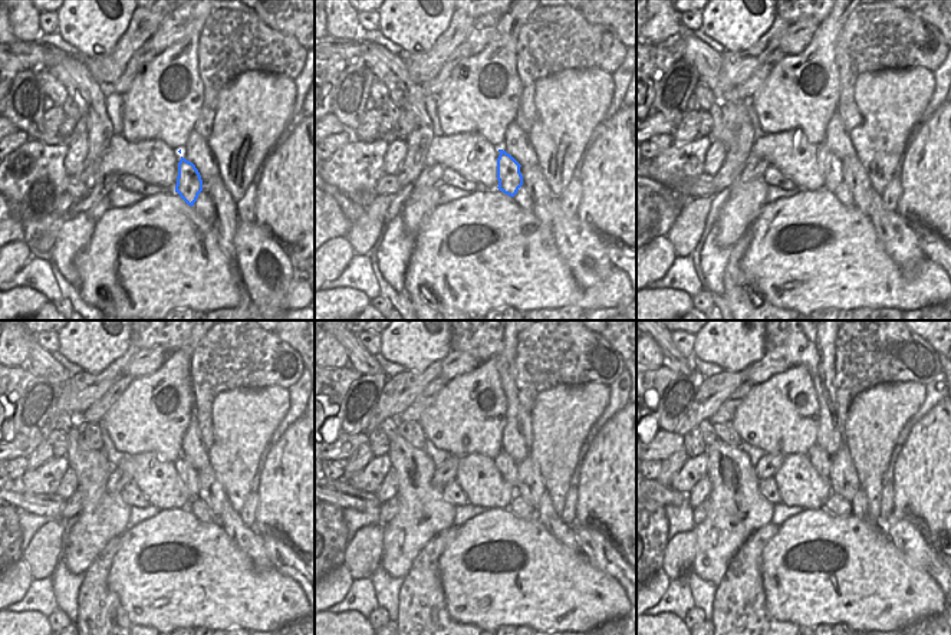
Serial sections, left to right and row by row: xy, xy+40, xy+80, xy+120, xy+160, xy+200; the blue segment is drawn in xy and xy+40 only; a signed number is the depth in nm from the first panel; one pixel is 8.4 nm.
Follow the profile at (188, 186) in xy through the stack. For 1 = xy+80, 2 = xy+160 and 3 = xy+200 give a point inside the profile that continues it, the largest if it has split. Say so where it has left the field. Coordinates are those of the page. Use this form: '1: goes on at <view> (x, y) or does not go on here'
1: goes on at xy+80 (831, 165)
2: goes on at xy+160 (506, 466)
3: goes on at xy+200 (820, 460)

